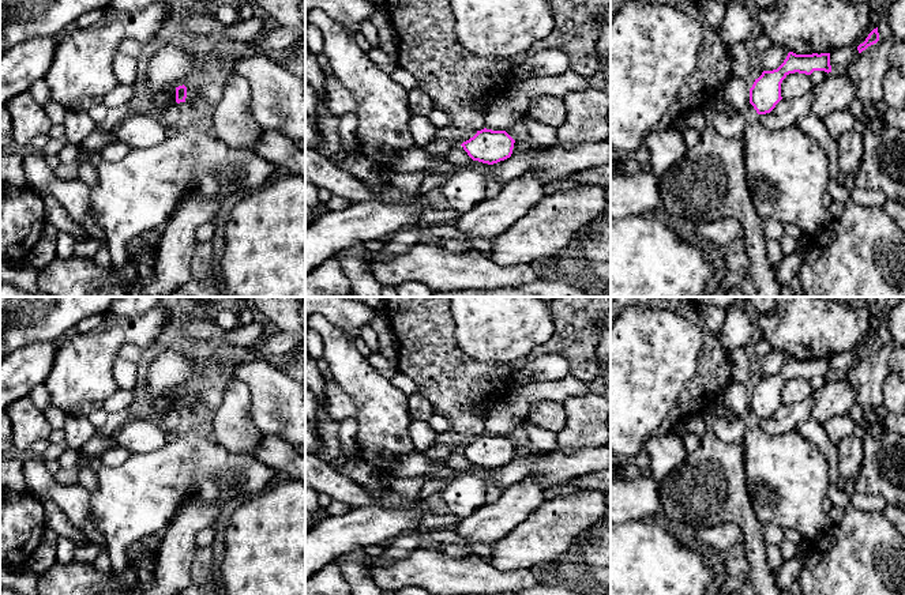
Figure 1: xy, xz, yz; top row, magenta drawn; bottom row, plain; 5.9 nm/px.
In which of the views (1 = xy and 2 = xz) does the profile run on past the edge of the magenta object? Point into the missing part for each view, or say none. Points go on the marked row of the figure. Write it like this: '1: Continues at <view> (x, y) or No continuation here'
1: No continuation here
2: No continuation here

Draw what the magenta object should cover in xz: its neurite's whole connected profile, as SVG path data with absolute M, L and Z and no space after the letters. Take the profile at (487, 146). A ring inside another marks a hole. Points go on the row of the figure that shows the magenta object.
M484 128L461 146L473 161L493 165L511 157L514 143L506 131Z

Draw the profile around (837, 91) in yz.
M831 71L814 90L812 113L820 120L837 110L848 110L856 99L856 82L844 71Z

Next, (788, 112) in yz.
M814 91L797 99L781 99L776 108L766 114L758 114L758 120L769 129L785 129L797 125L799 120L812 113Z

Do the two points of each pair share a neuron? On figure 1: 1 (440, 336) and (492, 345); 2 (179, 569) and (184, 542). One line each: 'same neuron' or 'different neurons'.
1: different neurons
2: same neuron

